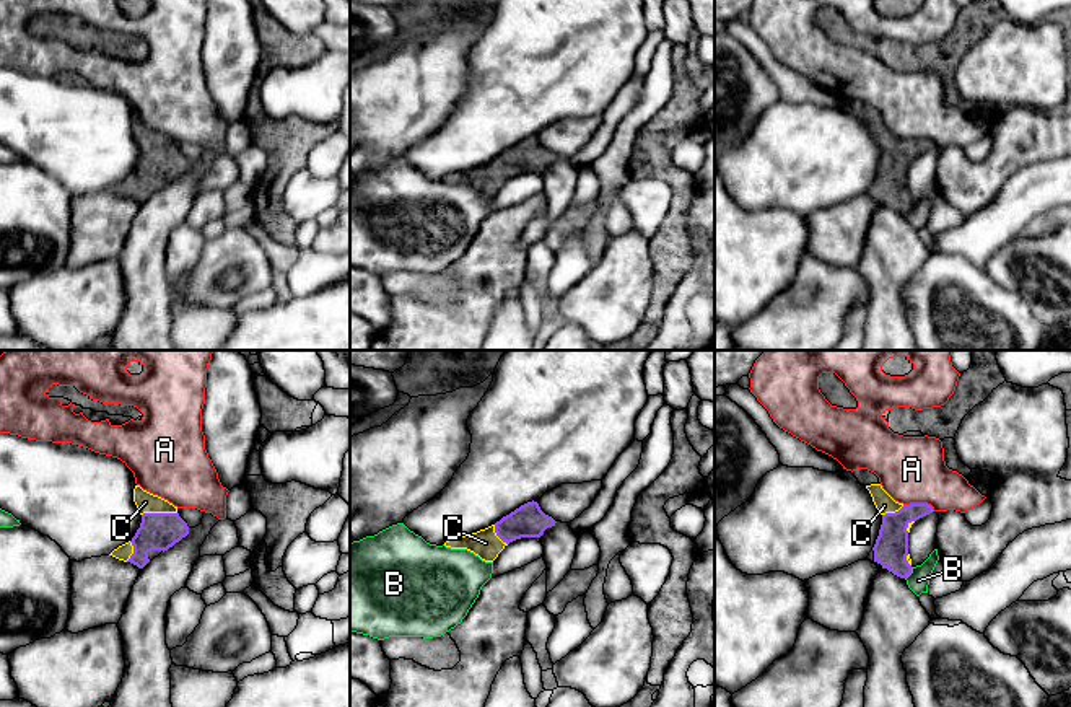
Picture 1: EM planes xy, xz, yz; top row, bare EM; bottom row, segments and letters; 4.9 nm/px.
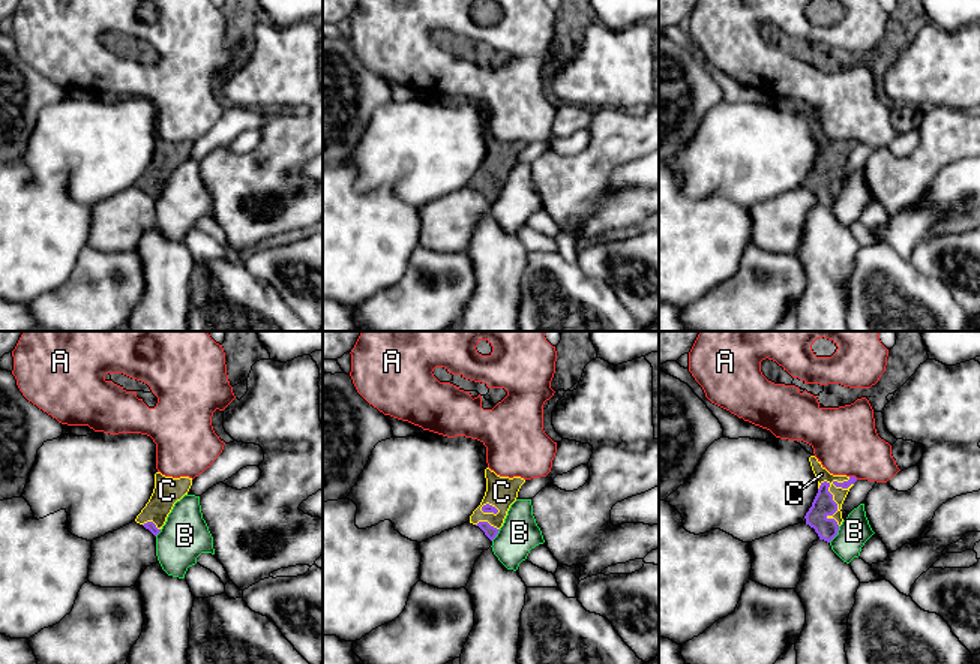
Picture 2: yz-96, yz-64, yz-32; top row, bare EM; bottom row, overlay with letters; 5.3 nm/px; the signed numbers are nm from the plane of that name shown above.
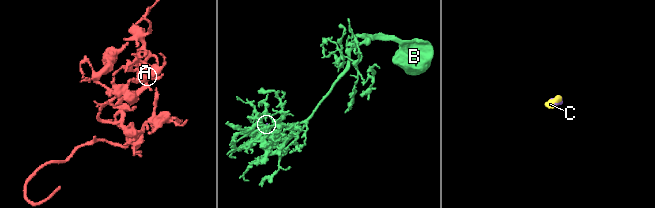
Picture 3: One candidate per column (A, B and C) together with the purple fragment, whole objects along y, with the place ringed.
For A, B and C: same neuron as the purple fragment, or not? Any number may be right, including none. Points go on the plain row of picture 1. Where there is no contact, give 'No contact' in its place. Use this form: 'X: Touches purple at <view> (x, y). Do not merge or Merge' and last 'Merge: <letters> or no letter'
A: Touches purple at yz (920, 139). Do not merge
B: Touches purple at yz (910, 207). Do not merge
C: Touches purple at xy (158, 149). Merge
Merge: C

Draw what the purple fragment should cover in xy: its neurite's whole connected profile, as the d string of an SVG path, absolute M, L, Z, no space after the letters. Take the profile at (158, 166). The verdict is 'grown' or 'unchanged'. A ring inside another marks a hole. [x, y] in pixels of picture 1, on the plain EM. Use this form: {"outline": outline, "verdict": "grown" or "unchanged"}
{"outline": "M140 121L133 124L133 137L142 150L140 163L129 178L109 191L143 204L150 197L151 186L168 186L189 169L189 161L179 152L177 142Z", "verdict": "grown"}

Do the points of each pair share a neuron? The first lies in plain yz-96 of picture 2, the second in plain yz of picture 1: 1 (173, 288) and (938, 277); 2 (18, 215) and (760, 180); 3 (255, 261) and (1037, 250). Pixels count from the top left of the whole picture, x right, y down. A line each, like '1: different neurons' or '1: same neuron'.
1: different neurons
2: different neurons
3: same neuron

